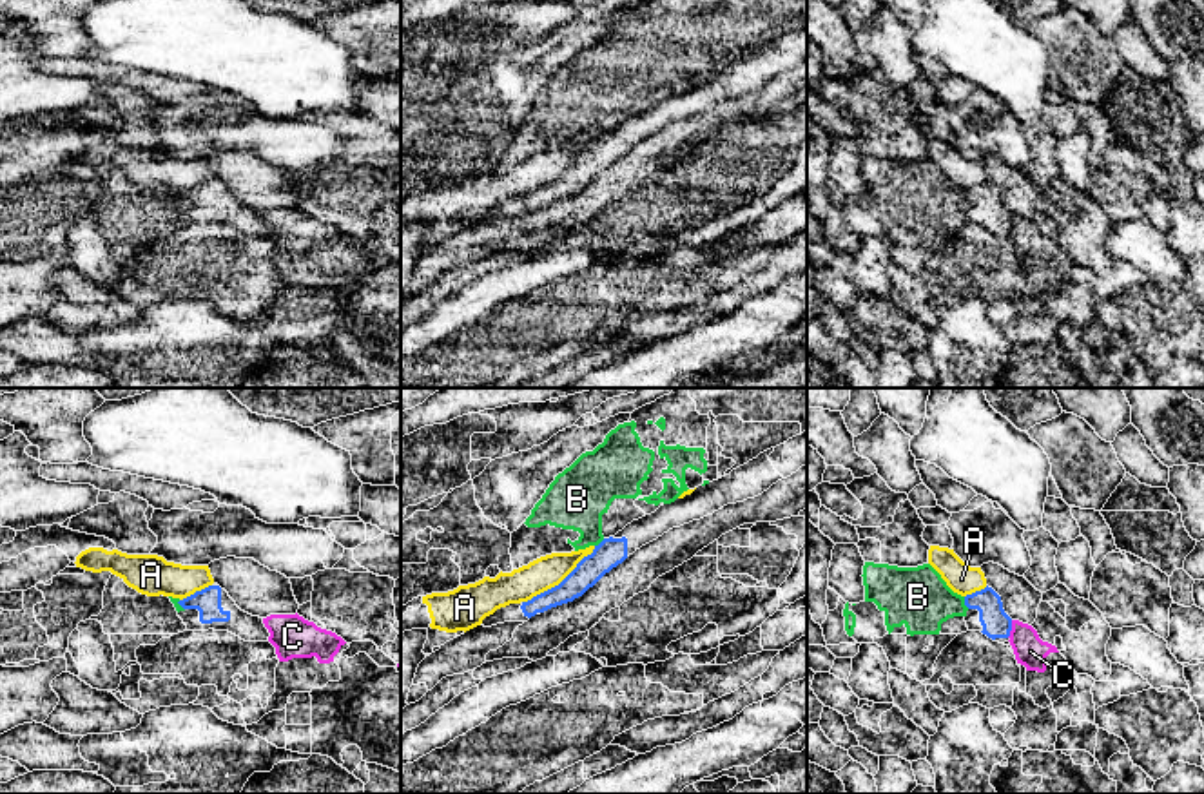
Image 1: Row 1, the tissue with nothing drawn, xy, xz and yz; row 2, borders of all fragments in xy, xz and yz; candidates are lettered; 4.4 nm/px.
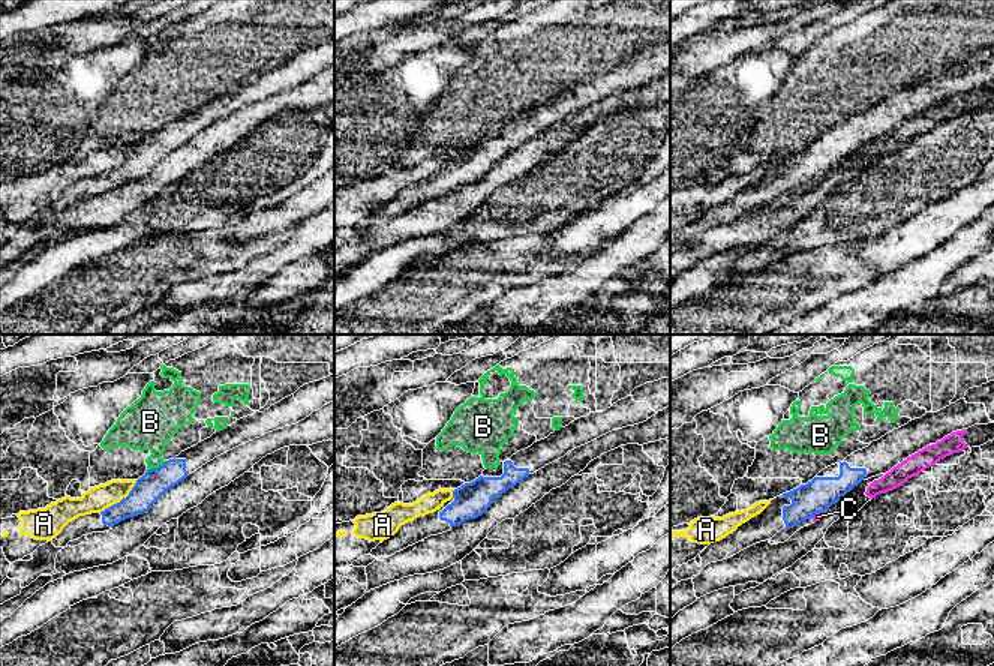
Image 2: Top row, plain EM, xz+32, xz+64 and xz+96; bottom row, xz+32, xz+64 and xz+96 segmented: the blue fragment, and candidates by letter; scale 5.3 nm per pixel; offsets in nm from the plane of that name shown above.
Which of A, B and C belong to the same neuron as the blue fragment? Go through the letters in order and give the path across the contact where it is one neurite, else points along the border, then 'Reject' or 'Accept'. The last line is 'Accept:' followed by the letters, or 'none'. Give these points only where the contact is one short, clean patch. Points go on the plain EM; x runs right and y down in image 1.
A: Boundary: xz (595, 140), (557, 178), (523, 196). Reject
B: Boundary: yz (963, 191), (969, 202). Reject
C: Boundary: yz (1012, 214), (1012, 223), (1007, 231). Reject
Accept: none

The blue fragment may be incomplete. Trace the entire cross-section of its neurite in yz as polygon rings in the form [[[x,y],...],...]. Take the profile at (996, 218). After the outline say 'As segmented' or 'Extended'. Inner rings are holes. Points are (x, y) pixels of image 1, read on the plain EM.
[[[986,179],[966,189],[965,199],[968,201],[965,210],[968,225],[981,225],[999,237],[1010,234],[1012,212],[1005,207],[1001,190],[992,181]]]. Extended

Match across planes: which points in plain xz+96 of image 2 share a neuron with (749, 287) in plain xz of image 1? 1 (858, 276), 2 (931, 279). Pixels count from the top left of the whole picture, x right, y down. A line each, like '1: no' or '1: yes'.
1: no
2: yes

